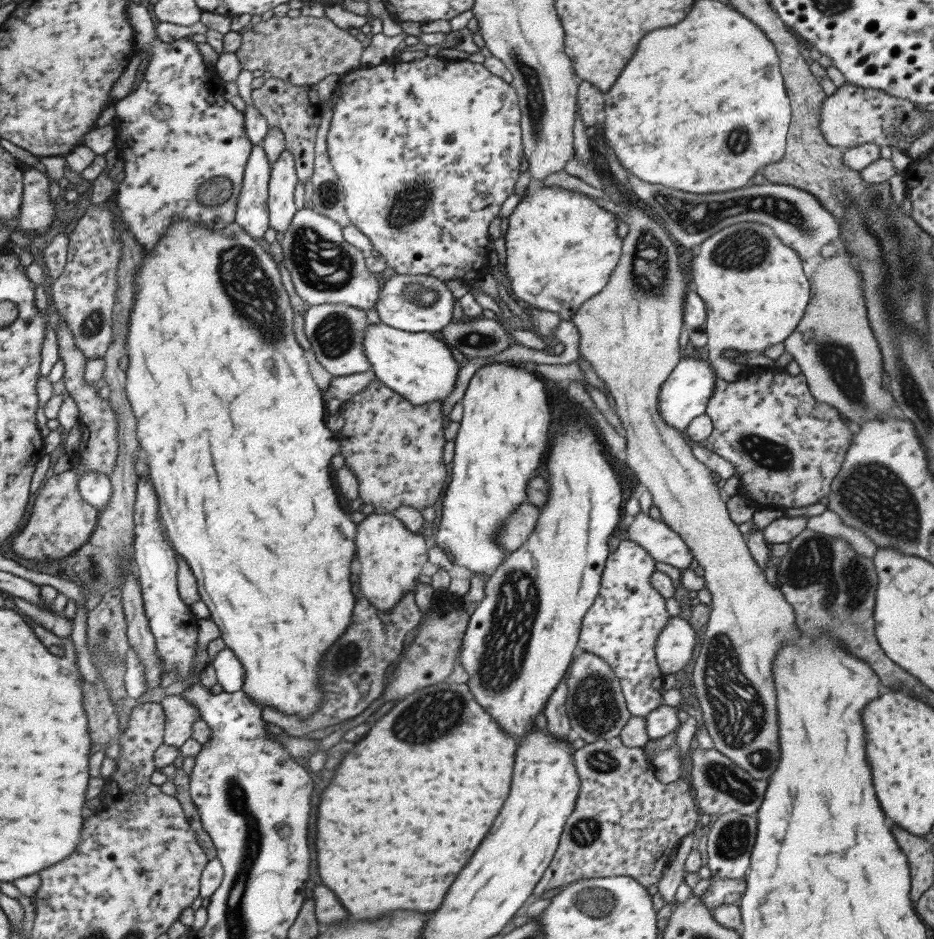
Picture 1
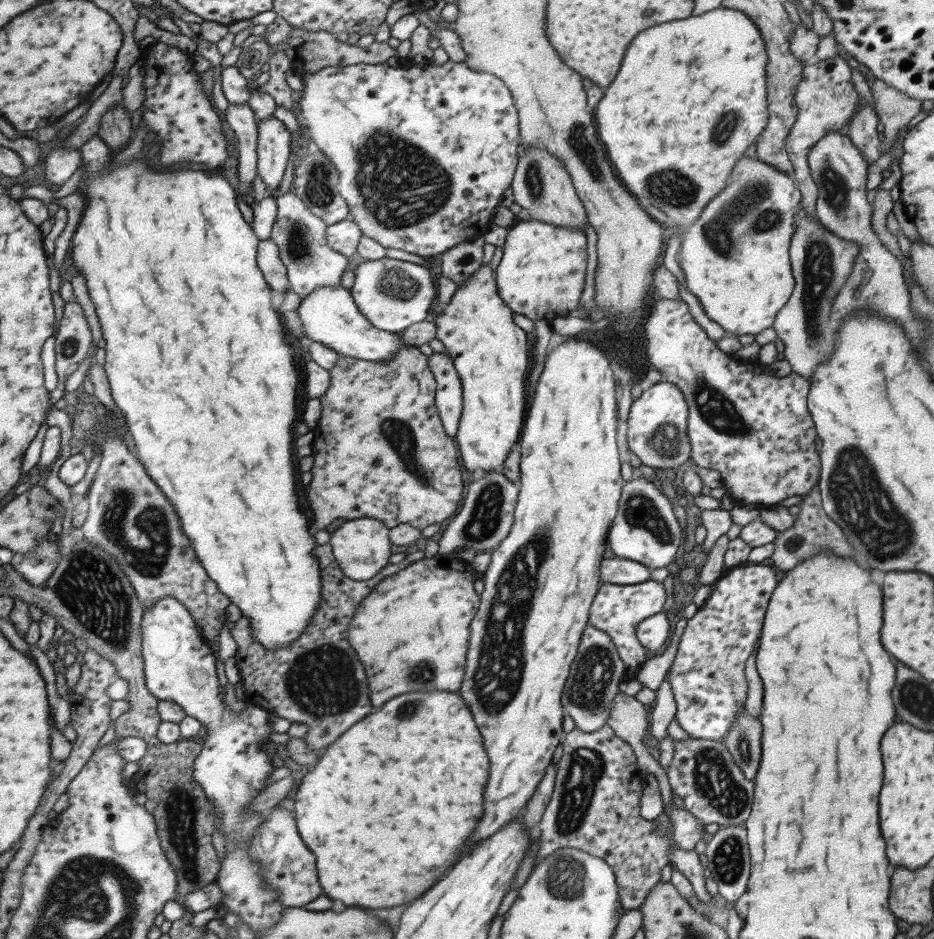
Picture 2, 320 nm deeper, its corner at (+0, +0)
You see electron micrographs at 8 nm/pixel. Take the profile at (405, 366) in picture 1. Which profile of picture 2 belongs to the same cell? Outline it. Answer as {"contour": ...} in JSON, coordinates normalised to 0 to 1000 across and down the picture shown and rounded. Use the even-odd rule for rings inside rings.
{"contour":[[[365,304],[343,305],[328,313],[317,328],[323,357],[365,379],[390,384],[415,384],[426,376],[430,362],[426,355],[406,351],[383,331],[375,311]]]}

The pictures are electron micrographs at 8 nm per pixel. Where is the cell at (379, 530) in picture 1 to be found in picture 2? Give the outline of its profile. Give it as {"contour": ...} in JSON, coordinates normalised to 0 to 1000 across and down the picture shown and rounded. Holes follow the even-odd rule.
{"contour":[[[381,552],[370,554],[353,567],[351,580],[354,584],[357,595],[372,616],[379,619],[392,619],[414,601],[419,591],[415,564],[416,562],[408,555],[400,552]]]}

